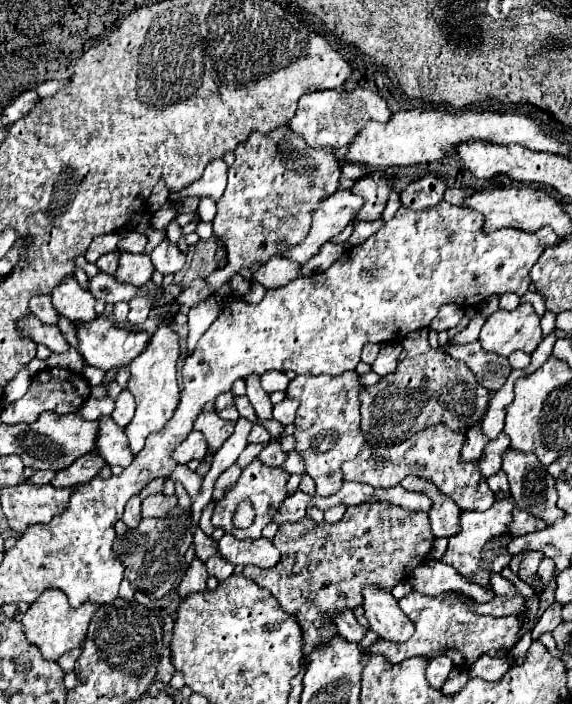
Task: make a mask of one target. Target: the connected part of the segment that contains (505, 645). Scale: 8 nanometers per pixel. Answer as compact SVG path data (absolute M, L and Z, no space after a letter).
M409 592L399 600L399 608L415 624L415 632L407 642L389 642L379 638L367 648L369 654L383 654L391 664L399 664L411 656L437 658L446 655L457 667L469 668L483 654L487 656L507 656L509 650L519 642L519 632L523 630L519 616L493 618L473 612L467 606L467 596L463 592L447 592L439 596L425 596L419 592Z

